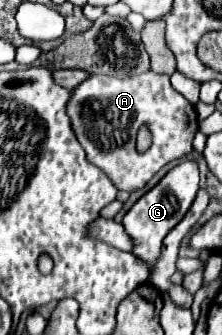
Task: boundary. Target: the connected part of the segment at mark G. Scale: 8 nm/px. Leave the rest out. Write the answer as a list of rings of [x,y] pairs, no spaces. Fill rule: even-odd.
[[[183,161],[177,167],[173,167],[153,189],[149,189],[137,203],[125,213],[123,217],[123,227],[125,231],[135,239],[135,249],[133,253],[141,257],[149,269],[153,267],[155,259],[159,257],[161,243],[165,235],[185,217],[187,209],[191,207],[195,195],[199,189],[199,165],[197,161]]]

